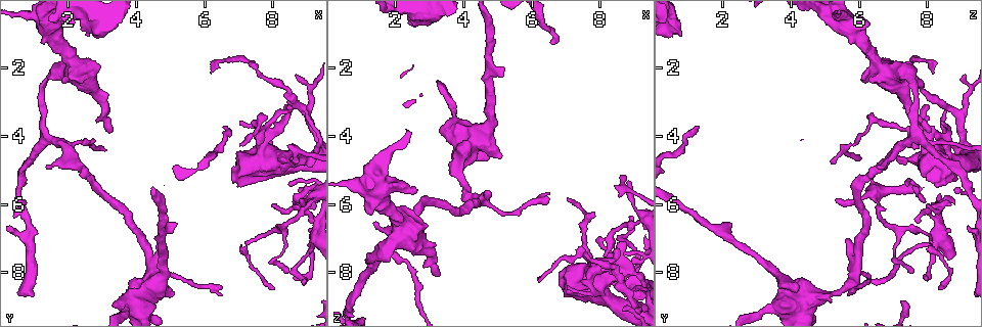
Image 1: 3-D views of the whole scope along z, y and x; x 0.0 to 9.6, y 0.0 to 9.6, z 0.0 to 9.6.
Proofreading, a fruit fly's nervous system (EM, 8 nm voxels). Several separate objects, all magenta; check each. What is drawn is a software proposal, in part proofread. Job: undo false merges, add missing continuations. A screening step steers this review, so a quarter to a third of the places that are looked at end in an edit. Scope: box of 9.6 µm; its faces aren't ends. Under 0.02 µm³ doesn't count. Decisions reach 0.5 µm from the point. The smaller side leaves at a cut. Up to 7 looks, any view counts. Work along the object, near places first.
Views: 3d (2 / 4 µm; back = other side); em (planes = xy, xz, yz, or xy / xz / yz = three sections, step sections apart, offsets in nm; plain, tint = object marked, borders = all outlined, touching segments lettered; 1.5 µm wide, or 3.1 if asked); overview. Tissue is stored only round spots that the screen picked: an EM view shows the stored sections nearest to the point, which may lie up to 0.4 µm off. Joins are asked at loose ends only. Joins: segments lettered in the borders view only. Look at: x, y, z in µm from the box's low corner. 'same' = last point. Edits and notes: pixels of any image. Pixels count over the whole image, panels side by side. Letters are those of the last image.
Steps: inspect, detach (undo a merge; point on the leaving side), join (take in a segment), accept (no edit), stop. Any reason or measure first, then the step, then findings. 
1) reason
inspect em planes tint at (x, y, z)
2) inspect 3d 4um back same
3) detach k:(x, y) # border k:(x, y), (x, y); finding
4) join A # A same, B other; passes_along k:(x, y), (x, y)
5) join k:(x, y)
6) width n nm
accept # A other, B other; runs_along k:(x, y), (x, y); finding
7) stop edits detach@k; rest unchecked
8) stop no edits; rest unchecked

sudden change in width
inspect em planes borders at (3.75, 8.95, 3.50)

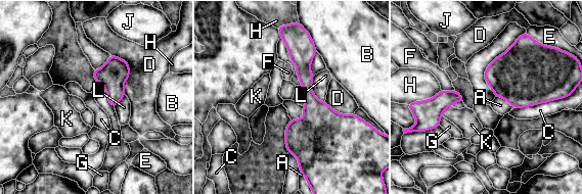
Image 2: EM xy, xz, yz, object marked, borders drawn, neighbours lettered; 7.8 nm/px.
accept # A other, B other, C other, D other, E other, F other, G other, H other, J other, K other, L other; border 2:(110, 54), (129, 67), (126, 94); continuous, no second neuron

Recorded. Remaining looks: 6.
free end
inspect 3d 4um at (5.05, 8.60, 4.55)

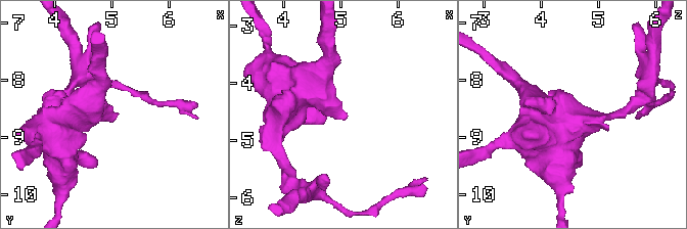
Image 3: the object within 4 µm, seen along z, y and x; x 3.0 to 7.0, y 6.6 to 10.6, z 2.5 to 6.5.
need the tissue
inspect em planes borders at (5.10, 8.60, 4.60)

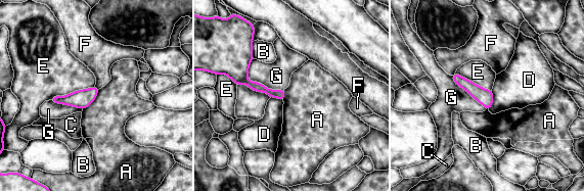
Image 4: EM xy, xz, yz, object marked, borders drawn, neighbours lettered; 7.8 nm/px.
longest_contact E 380 nm
accept # A other, B other, C other, D other, E other, F other, G other; no lettered segment goes on from it

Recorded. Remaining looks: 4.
calibre changes
inspect em yz step 4 tint at (9.20, 5.90, 6.55)

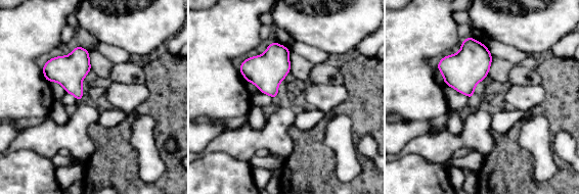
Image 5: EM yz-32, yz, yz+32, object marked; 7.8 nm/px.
inspect em planes tint same

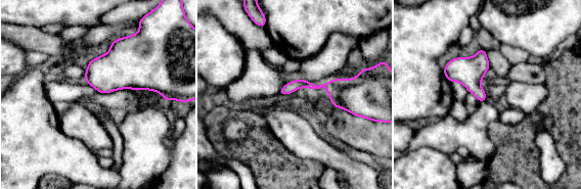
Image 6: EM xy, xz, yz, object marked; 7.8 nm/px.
inspect em planes borders same

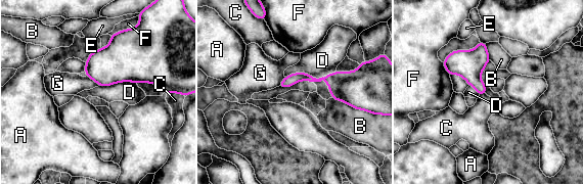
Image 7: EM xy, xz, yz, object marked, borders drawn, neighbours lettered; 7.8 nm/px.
width 90 nm
accept # A other, B other, C other, D other, E other, F other, G other; border 7:(485, 93), (480, 95); all the same neuron

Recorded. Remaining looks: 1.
stop no edits; rest unchecked

